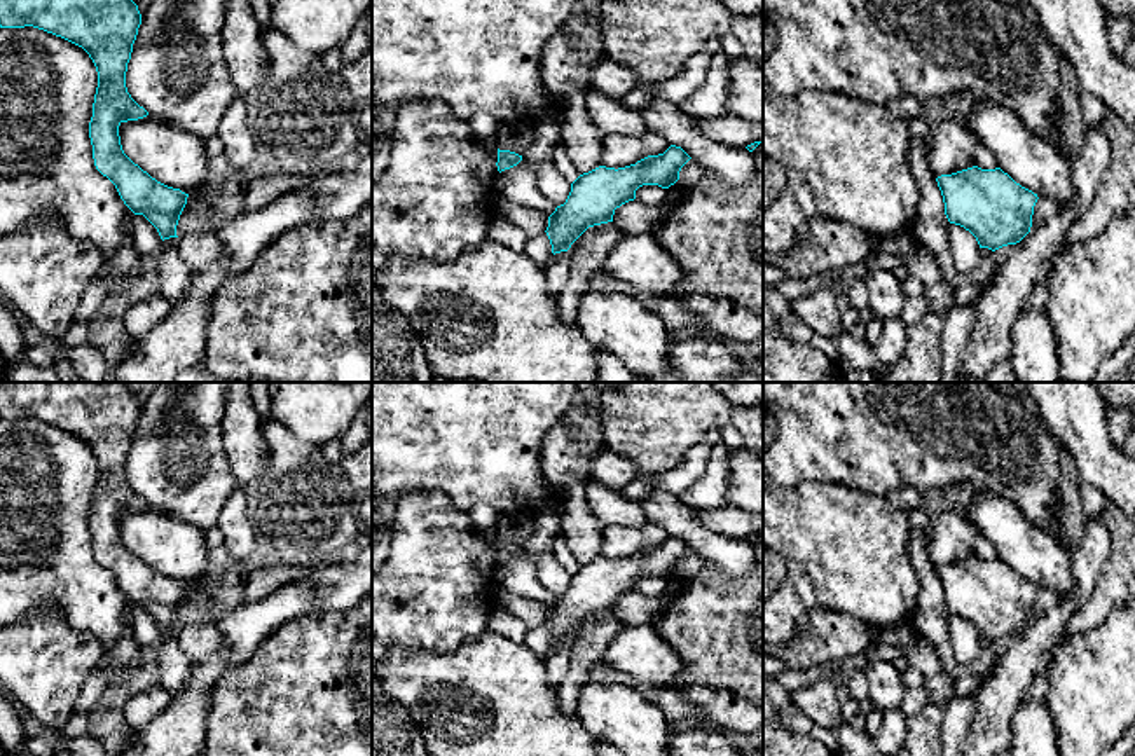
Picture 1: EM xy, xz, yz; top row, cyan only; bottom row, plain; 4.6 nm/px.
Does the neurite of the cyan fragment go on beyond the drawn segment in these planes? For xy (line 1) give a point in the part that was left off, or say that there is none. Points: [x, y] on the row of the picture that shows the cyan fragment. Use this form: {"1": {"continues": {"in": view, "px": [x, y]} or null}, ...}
{"1": {"continues": null}}

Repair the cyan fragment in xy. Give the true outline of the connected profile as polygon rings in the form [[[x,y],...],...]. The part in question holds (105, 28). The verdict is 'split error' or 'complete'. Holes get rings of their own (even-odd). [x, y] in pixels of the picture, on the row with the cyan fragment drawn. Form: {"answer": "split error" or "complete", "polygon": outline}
{"answer": "complete", "polygon": [[[0,0],[0,28],[33,26],[61,37],[89,54],[98,72],[98,87],[89,122],[94,166],[115,185],[124,204],[134,215],[143,215],[164,241],[178,237],[176,225],[189,194],[157,182],[134,164],[124,154],[119,136],[119,126],[122,122],[148,115],[148,112],[131,98],[126,87],[127,63],[140,24],[141,14],[133,0]]]}

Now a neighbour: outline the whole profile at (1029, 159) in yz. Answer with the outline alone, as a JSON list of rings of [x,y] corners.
[[[978,101],[964,115],[966,126],[976,141],[994,152],[999,168],[1016,183],[1032,190],[1037,197],[1056,203],[1058,210],[1069,208],[1076,201],[1070,162],[1049,141],[1034,134],[1015,113],[992,103]]]

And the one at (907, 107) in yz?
[[[903,96],[903,98],[896,98],[889,103],[891,112],[908,122],[910,119],[913,119],[915,115],[918,115],[922,112],[922,101],[918,101],[917,98],[911,96]]]

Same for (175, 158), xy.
[[[148,113],[120,122],[119,136],[124,154],[157,182],[185,194],[208,183],[210,157],[194,134]]]

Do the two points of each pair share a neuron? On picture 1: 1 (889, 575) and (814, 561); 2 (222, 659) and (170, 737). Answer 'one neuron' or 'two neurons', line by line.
1: one neuron
2: one neuron

